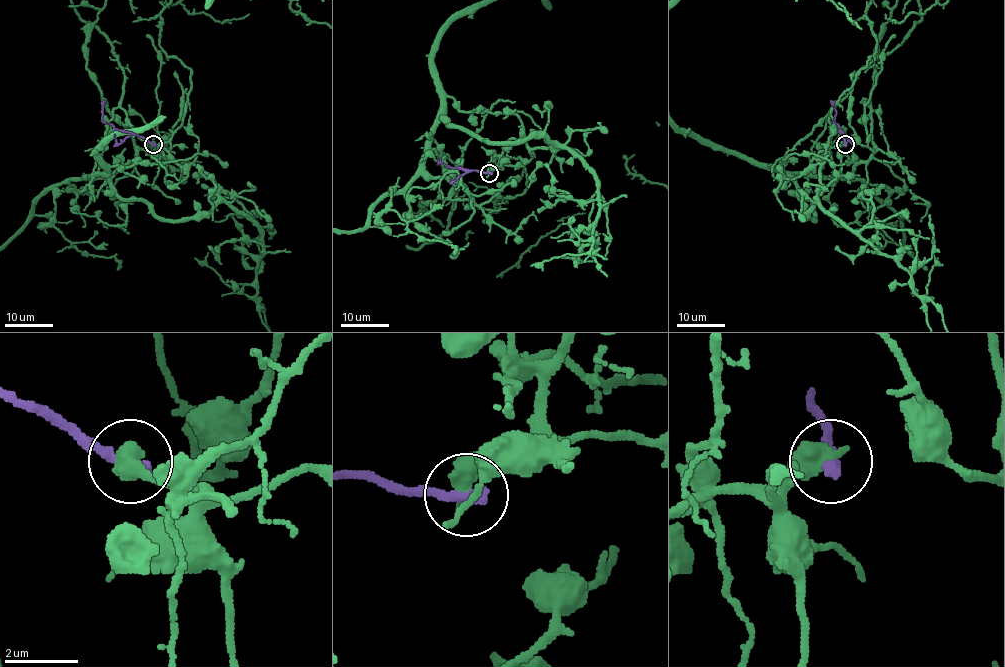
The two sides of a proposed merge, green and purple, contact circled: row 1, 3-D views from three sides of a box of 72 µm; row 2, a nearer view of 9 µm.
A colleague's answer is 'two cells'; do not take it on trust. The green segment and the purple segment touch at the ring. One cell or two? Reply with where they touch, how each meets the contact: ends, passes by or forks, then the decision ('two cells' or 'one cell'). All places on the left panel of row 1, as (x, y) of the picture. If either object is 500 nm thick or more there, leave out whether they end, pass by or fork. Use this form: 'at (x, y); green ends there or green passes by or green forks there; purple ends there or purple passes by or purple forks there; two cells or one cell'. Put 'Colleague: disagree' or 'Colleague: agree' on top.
Colleague: agree
at (153, 144); two cells

